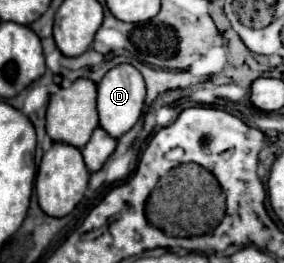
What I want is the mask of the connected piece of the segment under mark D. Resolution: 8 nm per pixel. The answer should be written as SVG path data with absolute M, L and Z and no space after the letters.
M122 63L112 67L104 79L98 83L98 115L100 115L100 127L106 129L112 137L124 135L142 115L146 97L146 87L142 83L142 75L138 75L138 69L130 63Z

